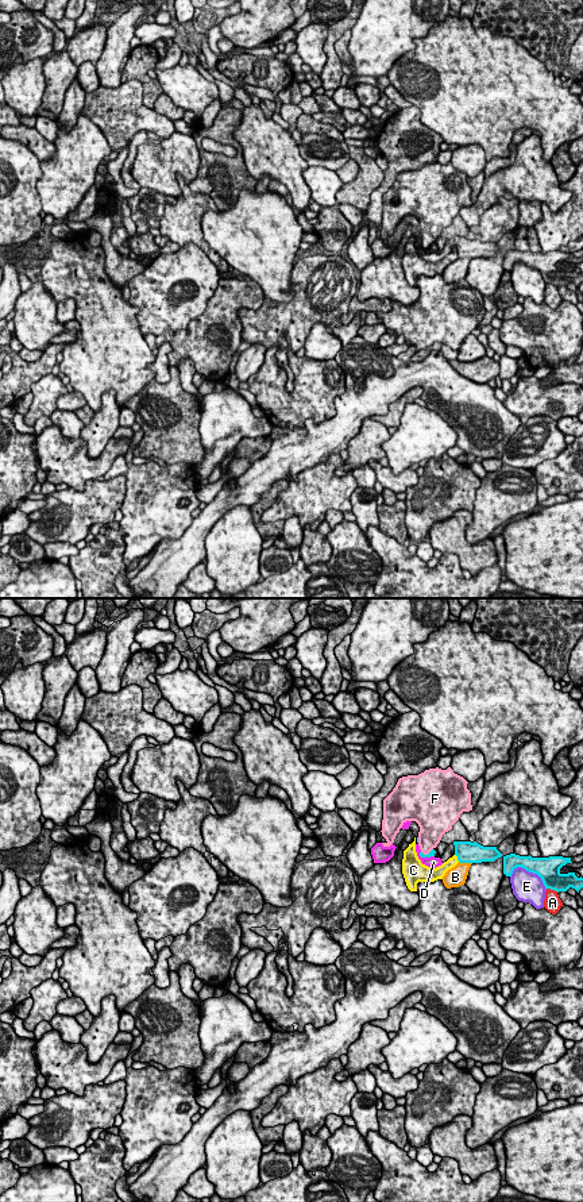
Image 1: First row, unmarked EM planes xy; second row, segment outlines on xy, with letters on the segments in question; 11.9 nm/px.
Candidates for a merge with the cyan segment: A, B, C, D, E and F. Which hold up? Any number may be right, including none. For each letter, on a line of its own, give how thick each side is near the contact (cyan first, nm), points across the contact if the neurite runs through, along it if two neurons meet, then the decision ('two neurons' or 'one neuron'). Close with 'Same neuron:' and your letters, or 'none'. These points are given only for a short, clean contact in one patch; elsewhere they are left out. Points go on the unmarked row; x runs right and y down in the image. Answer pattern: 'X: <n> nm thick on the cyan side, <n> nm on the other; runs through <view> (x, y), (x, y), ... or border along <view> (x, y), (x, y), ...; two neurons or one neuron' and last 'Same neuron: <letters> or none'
A: 280 nm thick on the cyan side, 200 nm on the other; two neurons
B: 260 nm thick on the cyan side, 240 nm on the other; border along xy (459, 257), (471, 258); two neurons
C: 260 nm thick on the cyan side, 120 nm on the other; two neurons
D: 70 nm thick on the cyan side, 130 nm on the other; runs through xy (432, 247), (425, 251), (433, 257); one neuron
E: 280 nm thick on the cyan side, 360 nm on the other; two neurons
F: 70 nm thick on the cyan side, 280 nm on the other; two neurons
Same neuron: D

